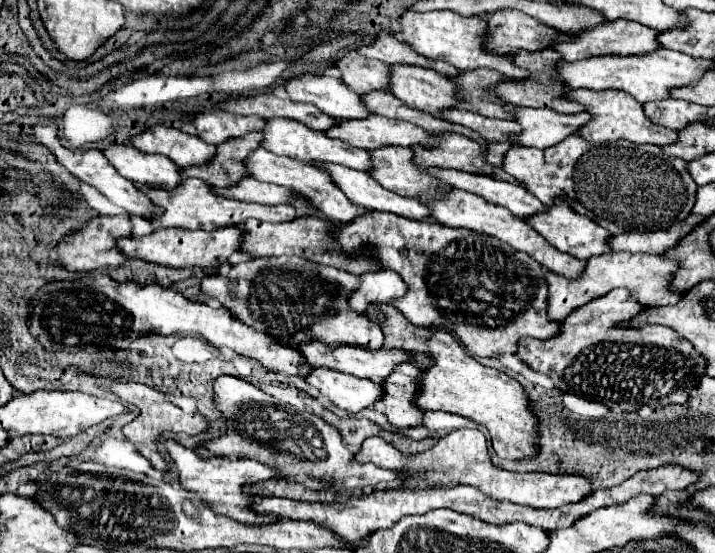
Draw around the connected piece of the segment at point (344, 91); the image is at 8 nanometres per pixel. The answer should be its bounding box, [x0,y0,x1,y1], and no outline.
[286,76,372,120]

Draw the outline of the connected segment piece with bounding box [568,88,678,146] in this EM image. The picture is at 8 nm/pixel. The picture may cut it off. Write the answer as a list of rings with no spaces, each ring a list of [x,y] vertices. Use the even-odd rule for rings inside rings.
[[[570,90],[568,92],[570,100],[576,100],[580,104],[584,104],[588,108],[588,112],[592,114],[594,120],[590,120],[588,124],[582,126],[580,136],[594,142],[594,144],[602,144],[602,142],[614,142],[614,140],[628,140],[634,144],[658,144],[658,146],[666,146],[666,144],[674,144],[678,140],[678,132],[654,124],[650,122],[650,118],[646,118],[642,104],[636,102],[630,94],[622,92],[622,90],[604,90],[604,92],[594,92],[594,90]]]

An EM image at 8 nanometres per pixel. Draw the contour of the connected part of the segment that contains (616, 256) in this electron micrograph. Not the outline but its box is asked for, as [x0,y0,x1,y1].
[546,252,682,322]

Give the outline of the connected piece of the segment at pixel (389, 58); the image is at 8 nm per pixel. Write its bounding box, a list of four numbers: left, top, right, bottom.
[358,34,460,78]

